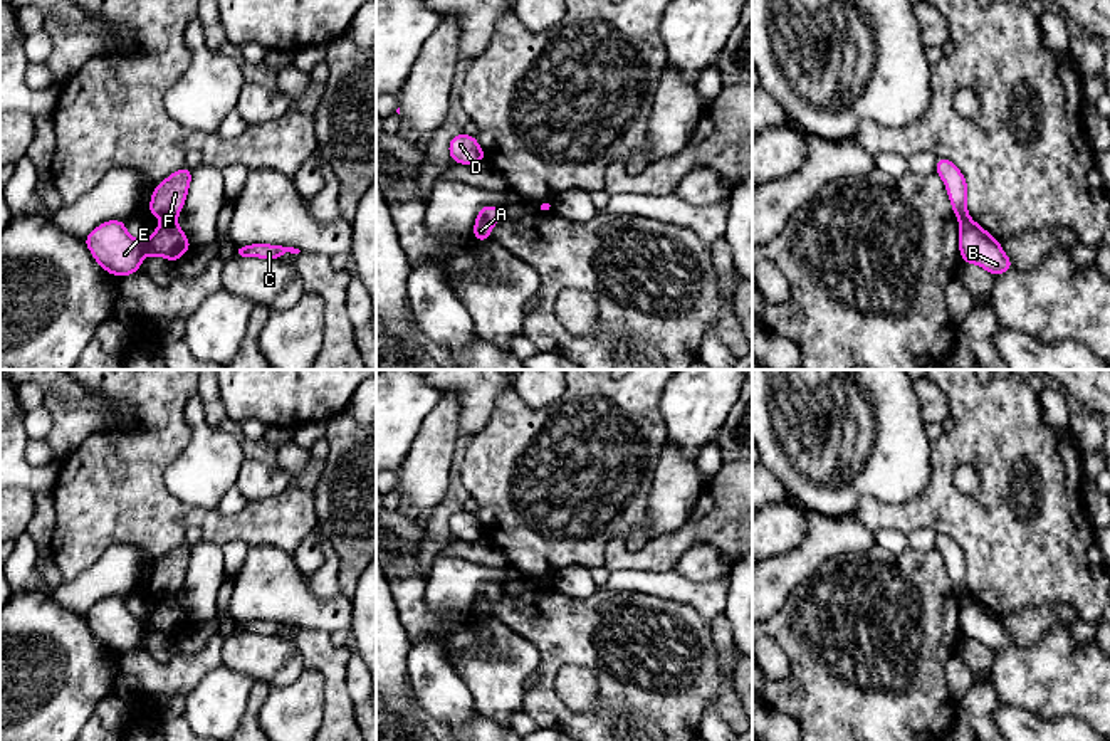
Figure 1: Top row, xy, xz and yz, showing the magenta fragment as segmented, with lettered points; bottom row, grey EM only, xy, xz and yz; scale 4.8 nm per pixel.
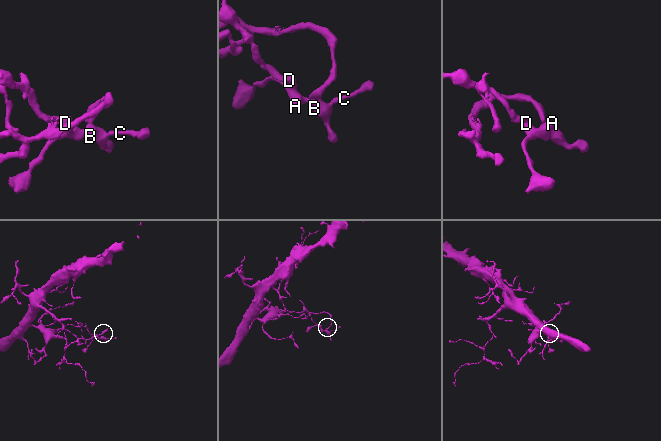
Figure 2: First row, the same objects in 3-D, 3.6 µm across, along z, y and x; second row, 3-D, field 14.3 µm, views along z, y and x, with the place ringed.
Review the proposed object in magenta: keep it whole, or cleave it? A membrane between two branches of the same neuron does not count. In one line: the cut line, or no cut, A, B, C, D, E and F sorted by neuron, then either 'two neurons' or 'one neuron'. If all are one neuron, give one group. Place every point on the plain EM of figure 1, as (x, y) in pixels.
cut in xy along (163, 593), (175, 595); A B C D E / F; two neurons

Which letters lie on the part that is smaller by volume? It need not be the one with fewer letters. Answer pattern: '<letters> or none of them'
A, B, C, D, E

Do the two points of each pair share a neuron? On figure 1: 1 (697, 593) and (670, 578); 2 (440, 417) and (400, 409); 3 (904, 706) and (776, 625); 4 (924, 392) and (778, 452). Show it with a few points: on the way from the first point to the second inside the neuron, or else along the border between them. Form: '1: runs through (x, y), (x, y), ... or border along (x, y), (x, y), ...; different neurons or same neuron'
1: runs through (691, 592), (677, 585); same neuron
2: border along (442, 397), (408, 447); different neurons
3: runs through (872, 698), (828, 679), (808, 657); same neuron
4: border along (912, 387), (926, 422); different neurons

